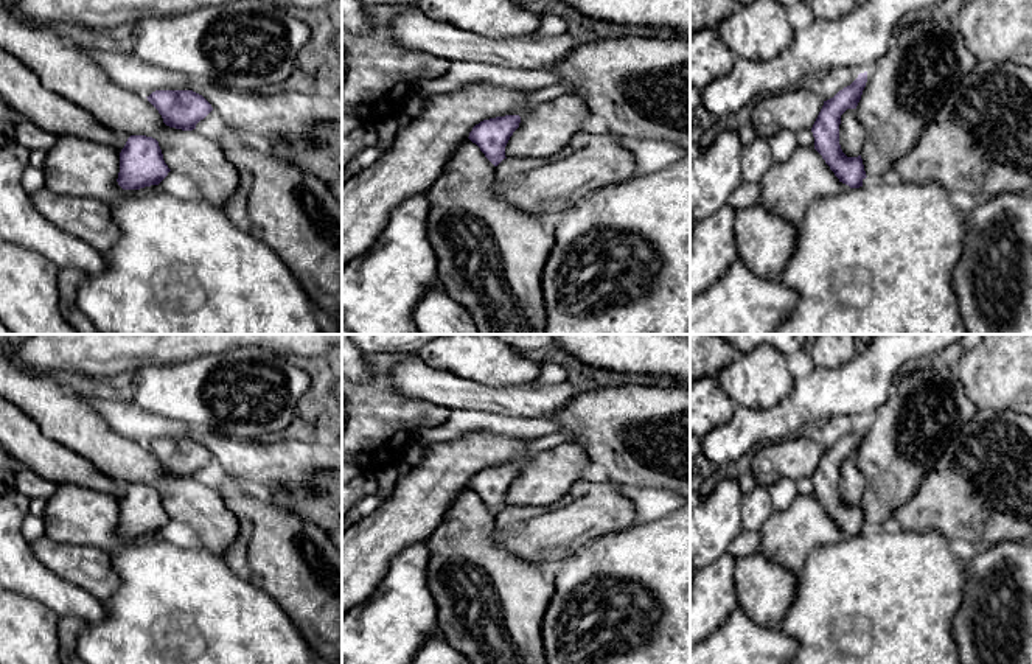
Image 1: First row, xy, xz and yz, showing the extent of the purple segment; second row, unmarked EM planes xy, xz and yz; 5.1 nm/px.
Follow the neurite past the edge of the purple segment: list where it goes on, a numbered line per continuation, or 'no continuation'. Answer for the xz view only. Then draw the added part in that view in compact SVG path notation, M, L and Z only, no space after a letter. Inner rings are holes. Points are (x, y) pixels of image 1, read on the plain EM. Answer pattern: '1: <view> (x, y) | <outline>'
no continuation

